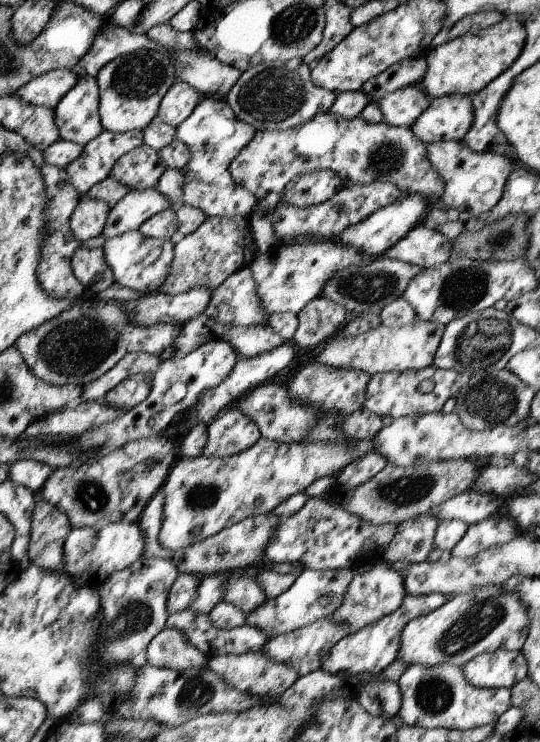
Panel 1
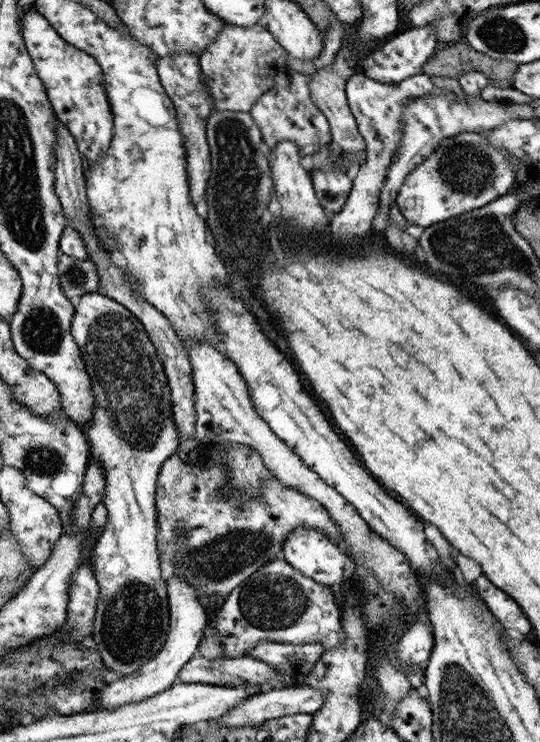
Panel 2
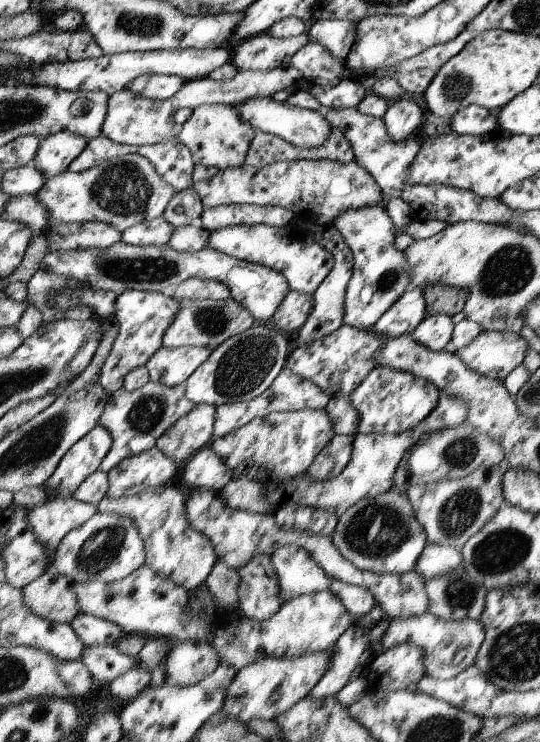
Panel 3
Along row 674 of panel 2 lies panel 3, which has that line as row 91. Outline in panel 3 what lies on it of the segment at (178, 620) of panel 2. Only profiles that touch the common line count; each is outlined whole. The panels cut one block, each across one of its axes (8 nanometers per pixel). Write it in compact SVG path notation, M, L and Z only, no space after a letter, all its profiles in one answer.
M175 75L138 76L125 88L144 98L166 100L172 98L185 85L186 80Z

